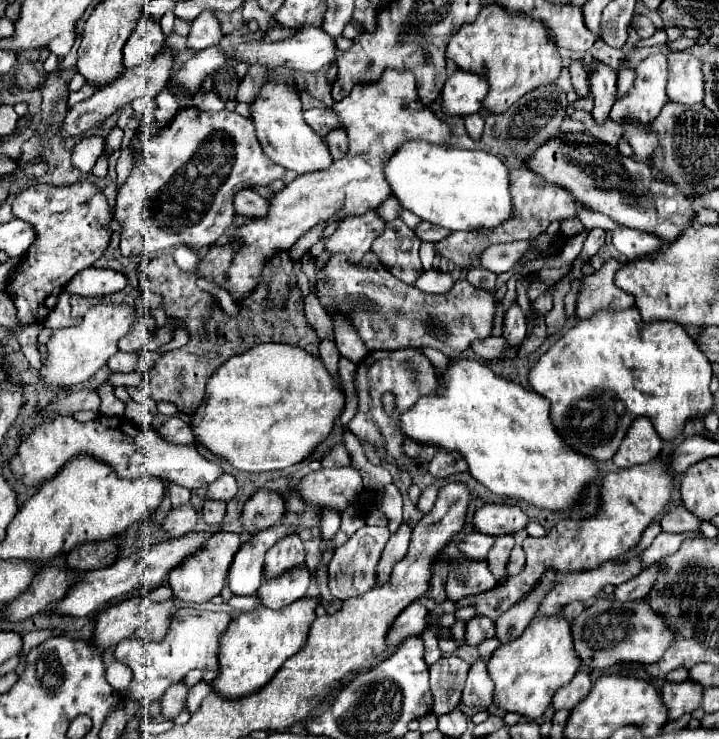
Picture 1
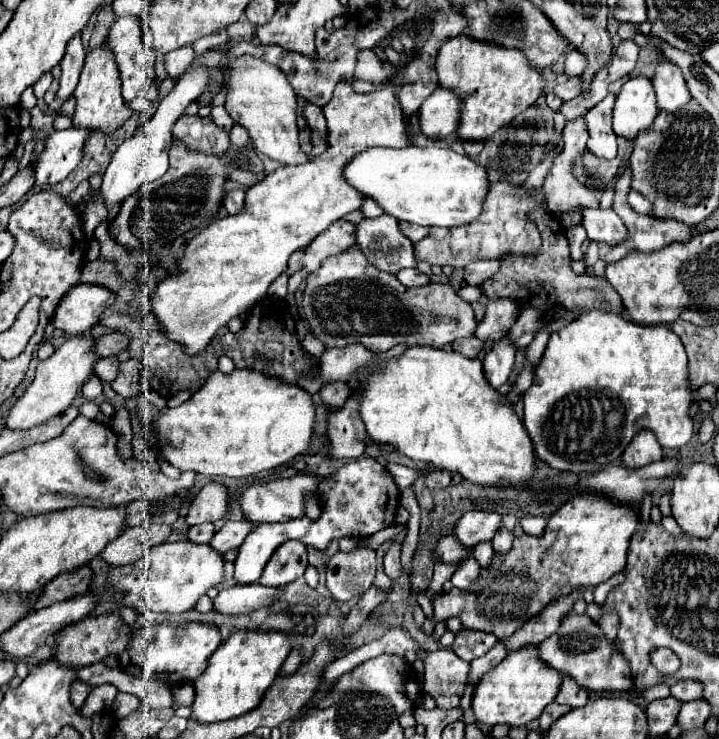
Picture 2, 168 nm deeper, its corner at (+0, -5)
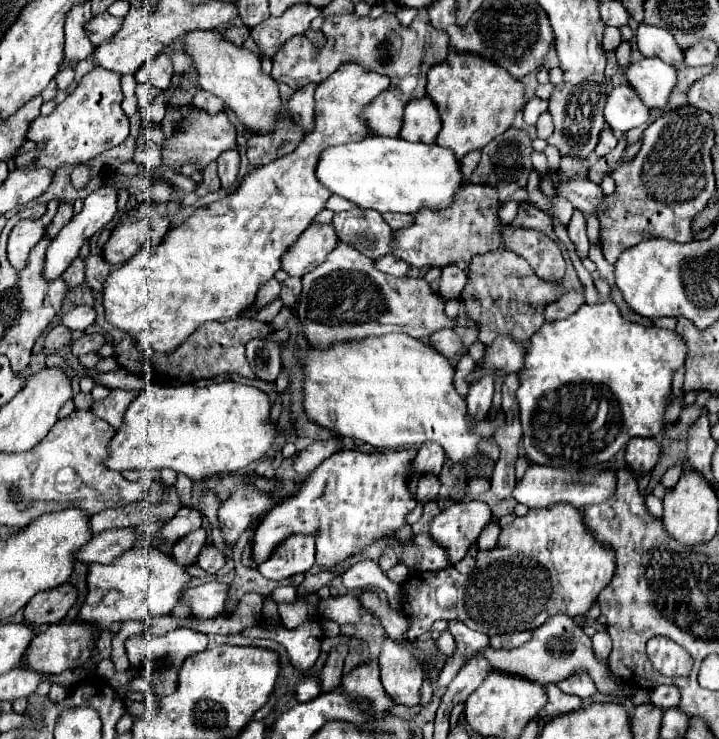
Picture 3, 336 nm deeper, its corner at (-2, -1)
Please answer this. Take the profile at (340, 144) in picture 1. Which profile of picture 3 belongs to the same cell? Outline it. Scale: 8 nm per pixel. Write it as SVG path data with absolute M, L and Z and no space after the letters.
M310 84L310 86L294 92L290 96L290 100L286 102L286 112L304 130L312 130L312 126L314 126L314 88L316 88L316 84Z

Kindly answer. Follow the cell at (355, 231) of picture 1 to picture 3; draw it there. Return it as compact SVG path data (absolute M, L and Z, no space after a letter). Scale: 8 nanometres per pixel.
M332 224L324 226L310 226L290 248L284 252L282 270L288 276L302 278L308 270L314 270L320 266L326 258L326 254L332 252L332 248L338 244L336 232Z

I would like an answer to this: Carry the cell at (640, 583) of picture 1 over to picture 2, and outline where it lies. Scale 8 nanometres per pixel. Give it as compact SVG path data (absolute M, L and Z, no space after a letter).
M612 610L608 614L604 612L604 616L598 622L600 622L602 630L606 632L606 638L614 638L616 636L616 632L618 632L618 614L614 614Z

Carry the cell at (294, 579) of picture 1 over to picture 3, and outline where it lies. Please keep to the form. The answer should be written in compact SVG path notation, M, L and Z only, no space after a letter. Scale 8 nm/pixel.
M208 580L184 590L180 600L190 606L190 616L198 620L208 620L222 614L228 590L230 590L228 584Z

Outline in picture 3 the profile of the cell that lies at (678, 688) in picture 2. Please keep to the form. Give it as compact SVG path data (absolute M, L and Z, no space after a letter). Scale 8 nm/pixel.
M658 686L650 692L650 700L652 704L656 704L656 708L660 710L668 710L672 706L678 706L680 692L676 686Z

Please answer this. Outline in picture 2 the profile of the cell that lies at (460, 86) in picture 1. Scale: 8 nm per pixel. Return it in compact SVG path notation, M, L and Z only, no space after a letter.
M438 86L420 108L420 130L430 138L444 138L456 132L460 110L462 98L454 90Z

